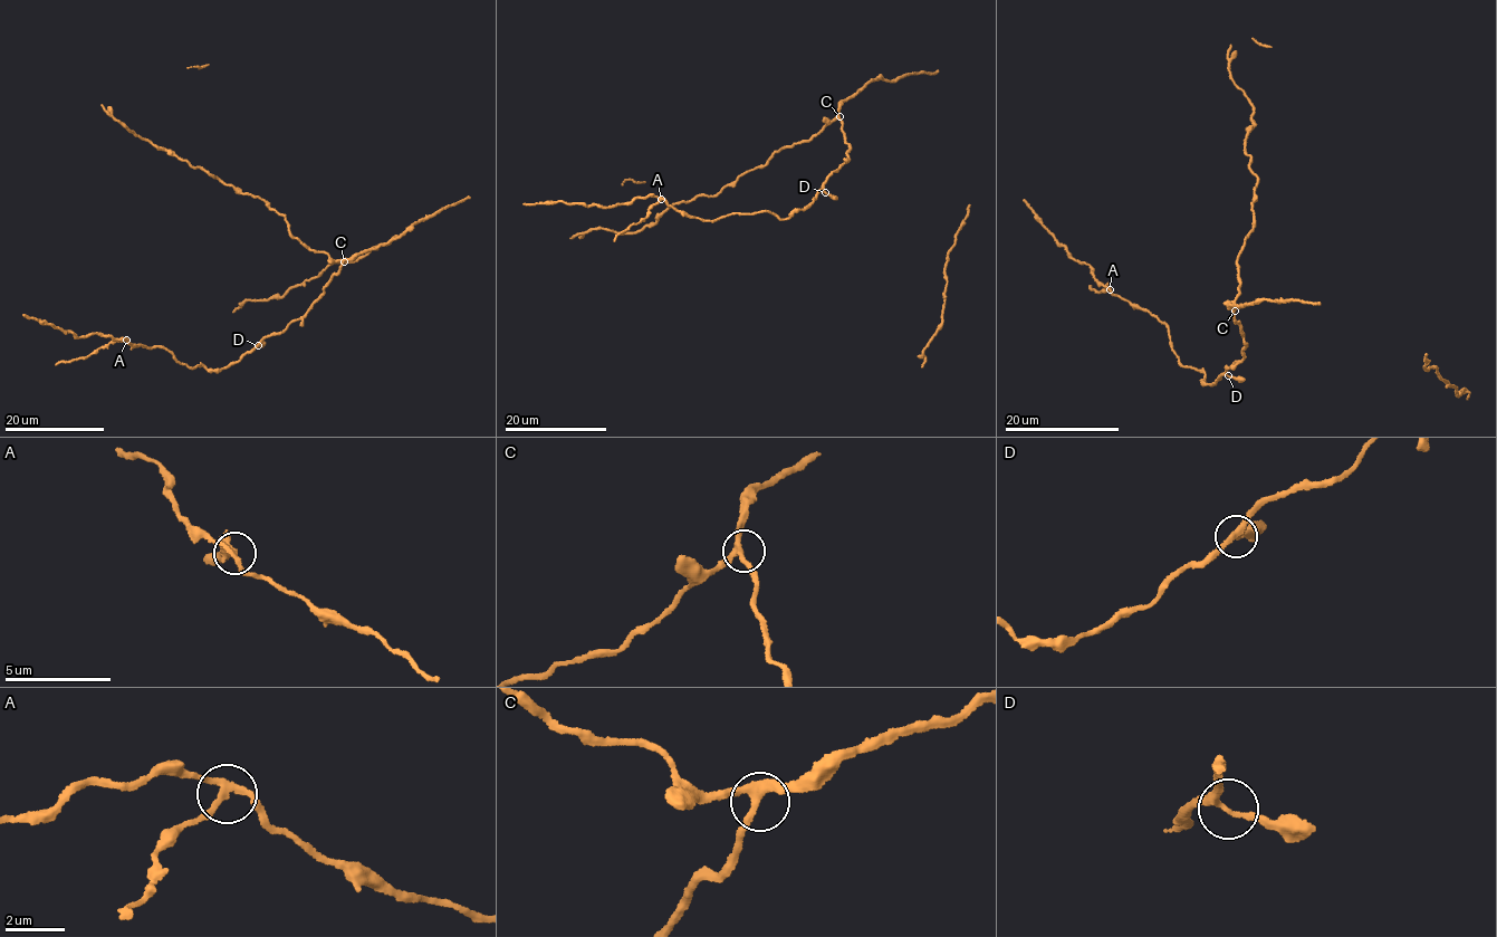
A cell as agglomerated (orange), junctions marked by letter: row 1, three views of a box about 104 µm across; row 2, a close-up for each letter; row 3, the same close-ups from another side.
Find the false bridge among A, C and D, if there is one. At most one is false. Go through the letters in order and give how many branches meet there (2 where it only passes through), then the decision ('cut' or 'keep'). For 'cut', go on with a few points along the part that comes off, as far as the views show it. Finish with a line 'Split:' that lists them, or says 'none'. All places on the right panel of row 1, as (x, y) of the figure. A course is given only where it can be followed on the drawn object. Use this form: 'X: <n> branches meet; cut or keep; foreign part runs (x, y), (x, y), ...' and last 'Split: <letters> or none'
A: 3 branches meet; cut; foreign part runs (1110, 289), (1105, 285), (1107, 288), (1099, 292), (1090, 288)
C: 3 branches meet; keep
D: 3 branches meet; keep
Split: A

